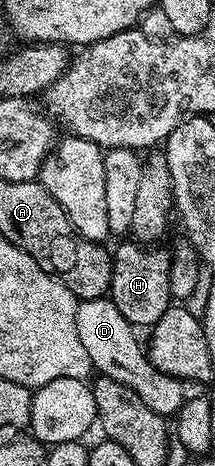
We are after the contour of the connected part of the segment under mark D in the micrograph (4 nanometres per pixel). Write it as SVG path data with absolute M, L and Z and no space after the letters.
M106 296L78 301L75 325L79 331L79 341L87 356L93 358L93 369L98 375L119 380L119 384L131 388L131 392L135 392L135 396L139 396L139 400L143 400L143 404L151 408L151 412L162 416L178 413L183 403L182 379L167 376L159 372L155 364L151 364L146 347L141 347L141 342L137 339L138 331L124 318L123 312L115 308L112 298Z

